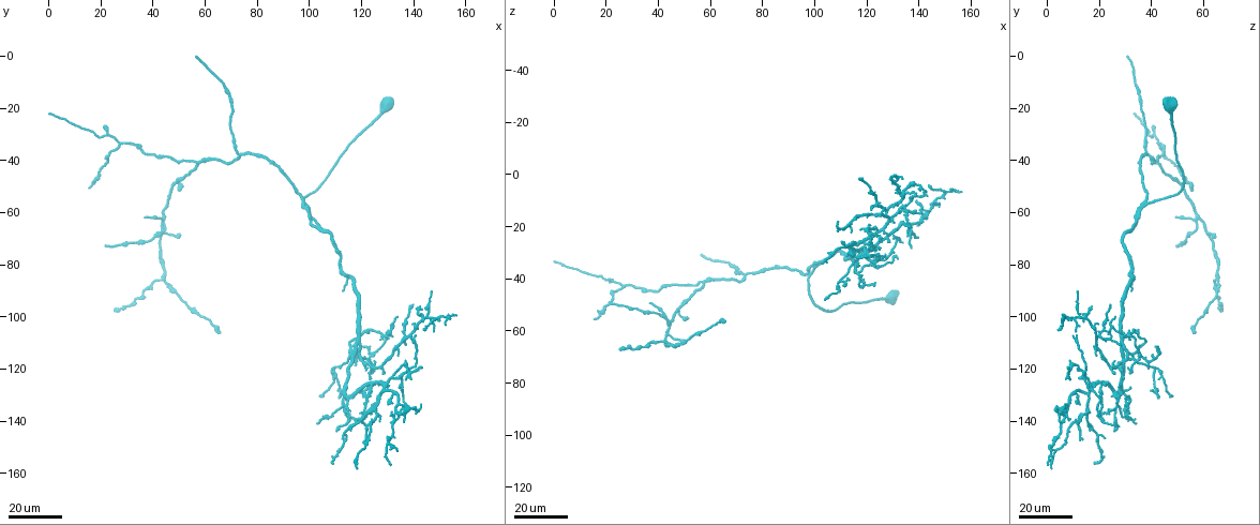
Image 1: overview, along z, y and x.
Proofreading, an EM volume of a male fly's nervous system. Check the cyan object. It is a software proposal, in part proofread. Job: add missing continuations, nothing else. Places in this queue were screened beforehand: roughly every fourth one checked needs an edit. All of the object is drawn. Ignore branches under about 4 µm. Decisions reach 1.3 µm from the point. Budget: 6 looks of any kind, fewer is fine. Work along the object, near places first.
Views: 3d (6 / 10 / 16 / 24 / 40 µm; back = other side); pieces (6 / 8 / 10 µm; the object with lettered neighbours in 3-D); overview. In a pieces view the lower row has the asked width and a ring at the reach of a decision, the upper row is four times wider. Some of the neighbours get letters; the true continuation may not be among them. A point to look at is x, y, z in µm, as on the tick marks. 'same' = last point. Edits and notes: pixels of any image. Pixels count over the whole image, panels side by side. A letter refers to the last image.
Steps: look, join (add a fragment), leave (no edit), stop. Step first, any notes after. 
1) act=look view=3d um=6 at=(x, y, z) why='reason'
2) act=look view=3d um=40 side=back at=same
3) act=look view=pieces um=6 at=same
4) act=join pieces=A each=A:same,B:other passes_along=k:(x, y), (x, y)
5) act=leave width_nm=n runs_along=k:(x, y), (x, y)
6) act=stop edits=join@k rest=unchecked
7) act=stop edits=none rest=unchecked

act=look view=3d um=24 at=(15, 51, 55) why='branch stops here'

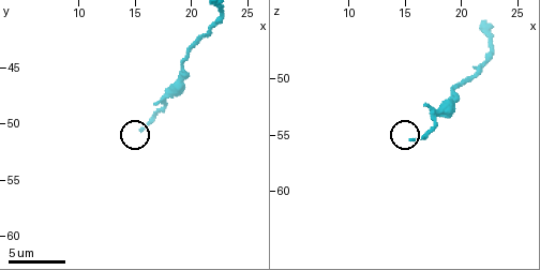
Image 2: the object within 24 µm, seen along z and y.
act=look view=pieces um=8 at=(15.6, 50.6, 55.6)

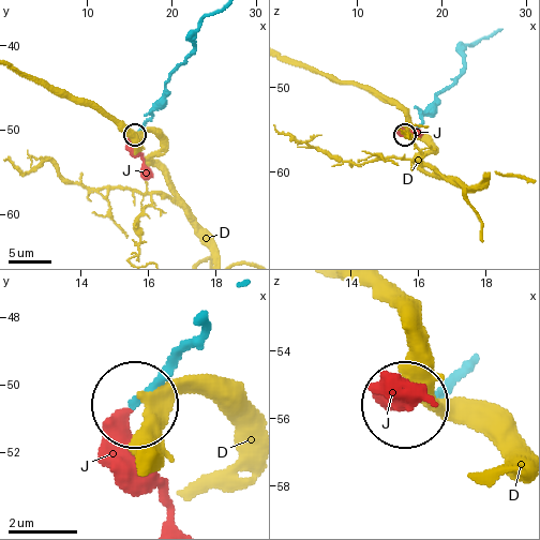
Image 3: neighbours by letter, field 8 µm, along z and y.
act=join pieces=J width_nm=180 each=D:other,J:same passes_along=3:(452, 373), (401, 399) found='the cell continues'

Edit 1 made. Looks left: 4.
act=look view=3d um=24 at=(21, 72, 50) why='end of a long branch'

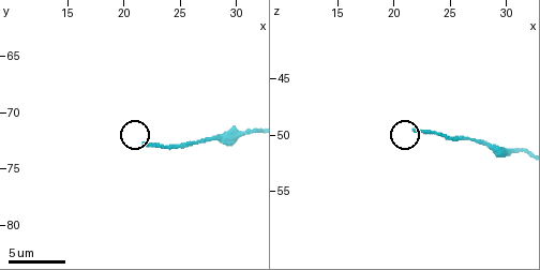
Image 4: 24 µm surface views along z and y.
act=look view=3d um=10 at=(21.8, 72.8, 49.6)

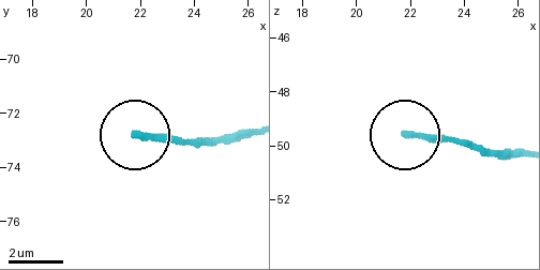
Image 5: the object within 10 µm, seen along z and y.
act=look view=pieces um=10 at=(21.9, 72.7, 49.6)

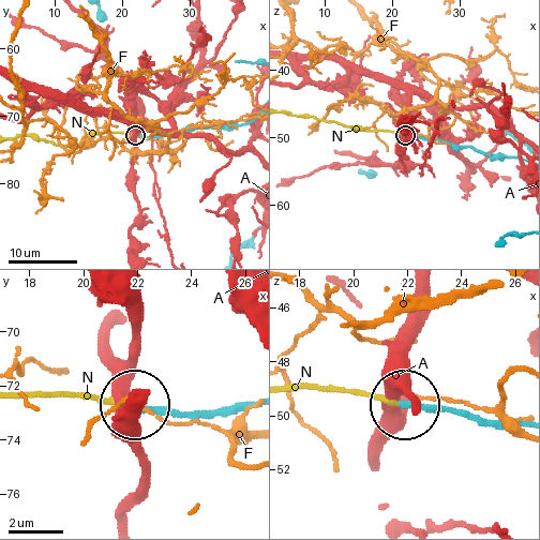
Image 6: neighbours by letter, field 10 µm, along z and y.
act=join pieces=N width_nm=190 each=A:other,F:other,N:same passes_along=6:(421, 137), (391, 131), (356, 131), (301, 115) found='it goes on there'

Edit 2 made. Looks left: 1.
act=stop edits=join@3,join@6 rest=unchecked

